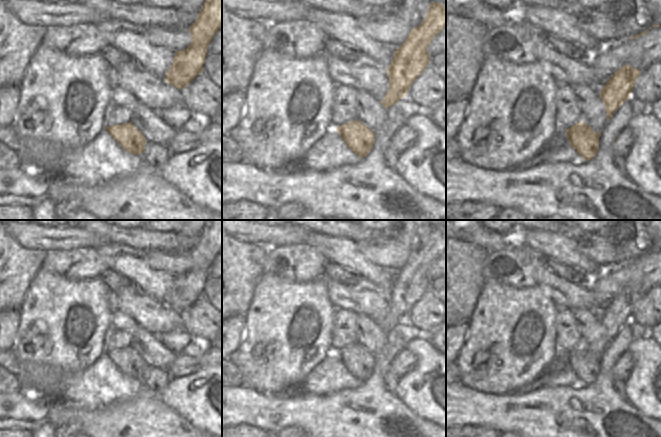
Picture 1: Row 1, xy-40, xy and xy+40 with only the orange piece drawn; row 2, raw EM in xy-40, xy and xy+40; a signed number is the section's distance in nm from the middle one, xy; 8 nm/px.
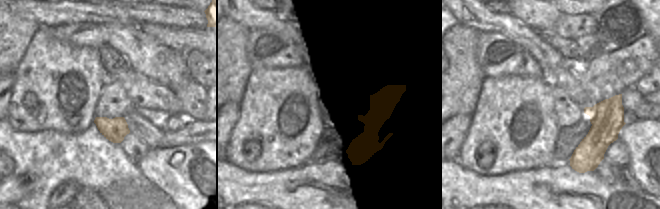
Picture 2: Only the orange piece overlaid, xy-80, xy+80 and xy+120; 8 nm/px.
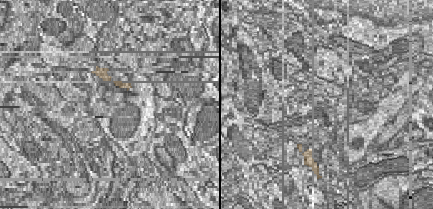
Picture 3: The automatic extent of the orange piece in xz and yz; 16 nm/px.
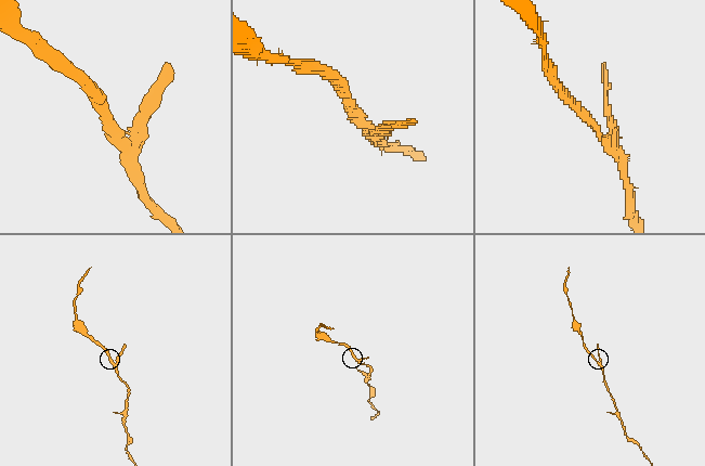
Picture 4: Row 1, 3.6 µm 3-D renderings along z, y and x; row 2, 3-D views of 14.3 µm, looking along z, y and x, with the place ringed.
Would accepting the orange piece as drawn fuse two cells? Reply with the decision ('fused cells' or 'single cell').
fused cells

